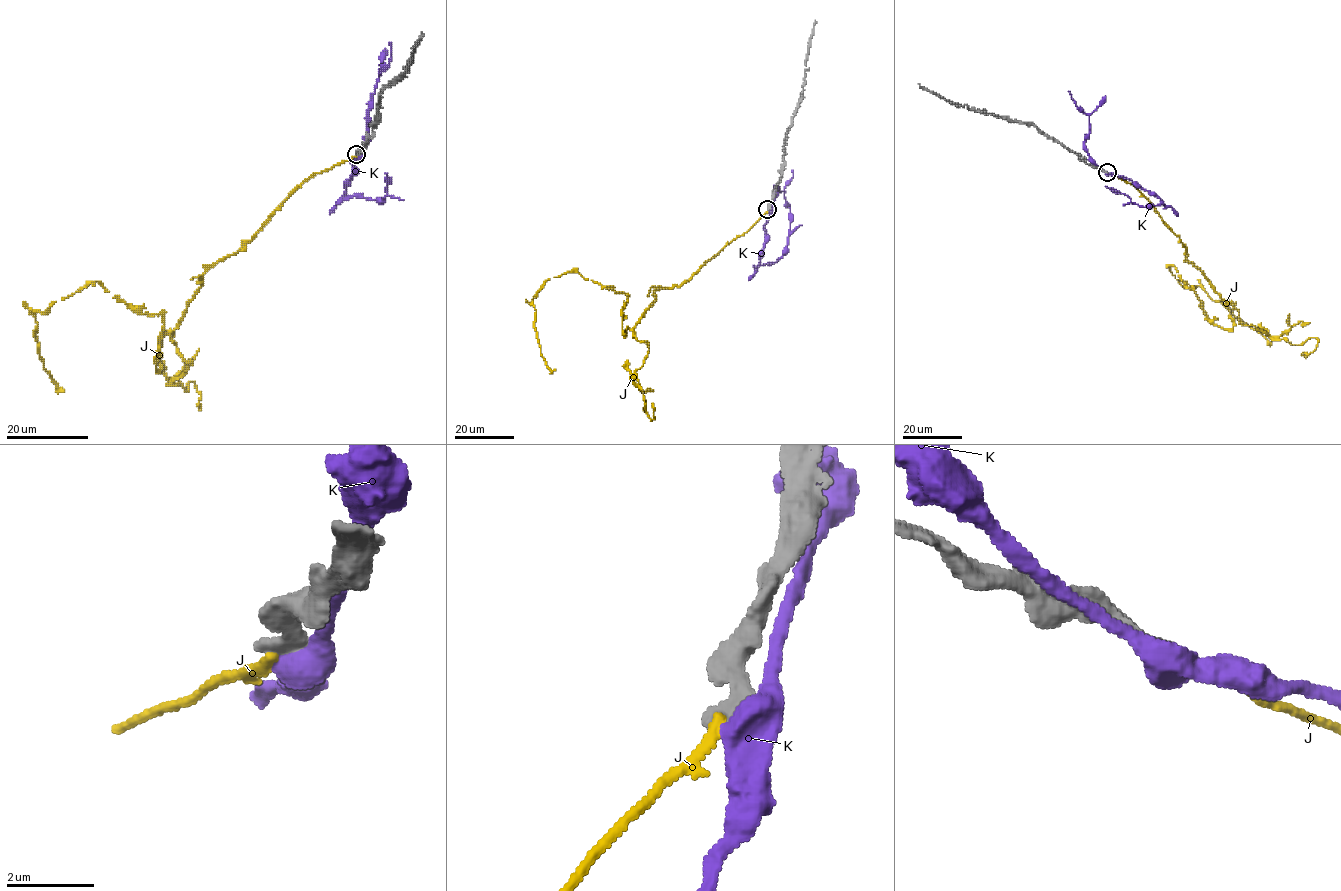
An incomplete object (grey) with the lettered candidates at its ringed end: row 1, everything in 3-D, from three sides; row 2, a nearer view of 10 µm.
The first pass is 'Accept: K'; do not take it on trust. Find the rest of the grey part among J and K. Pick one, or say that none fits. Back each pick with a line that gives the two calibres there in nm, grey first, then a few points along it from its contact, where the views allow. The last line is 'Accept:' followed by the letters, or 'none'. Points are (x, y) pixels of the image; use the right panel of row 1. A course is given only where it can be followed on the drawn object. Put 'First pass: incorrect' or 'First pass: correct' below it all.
Accept: none
First pass: incorrect

